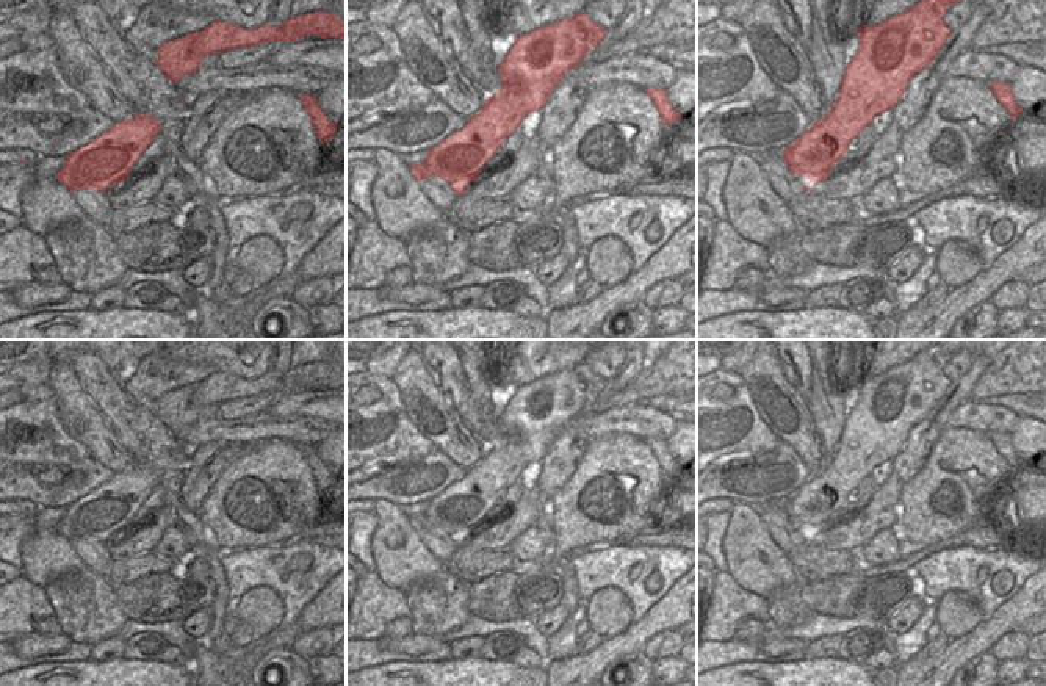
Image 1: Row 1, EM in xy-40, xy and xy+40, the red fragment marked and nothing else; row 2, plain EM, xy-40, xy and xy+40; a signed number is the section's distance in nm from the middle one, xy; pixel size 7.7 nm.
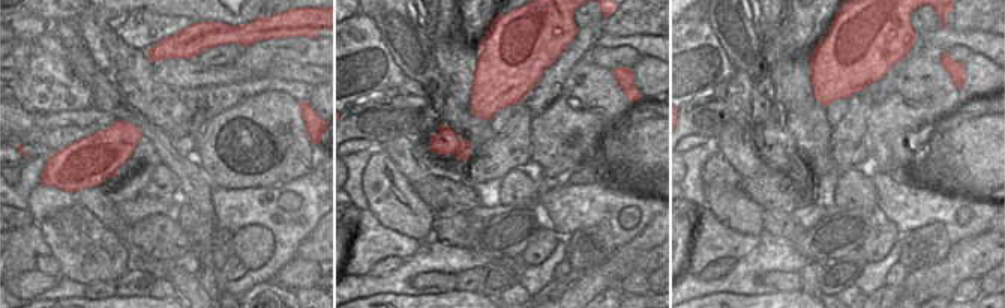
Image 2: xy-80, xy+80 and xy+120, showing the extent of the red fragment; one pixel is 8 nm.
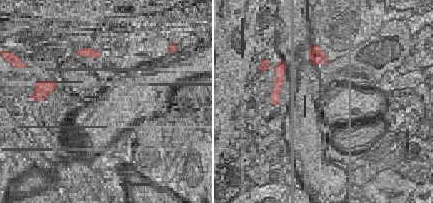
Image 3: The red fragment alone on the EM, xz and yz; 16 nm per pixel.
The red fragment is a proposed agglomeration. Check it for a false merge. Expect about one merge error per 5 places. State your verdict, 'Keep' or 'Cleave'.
Keep.

